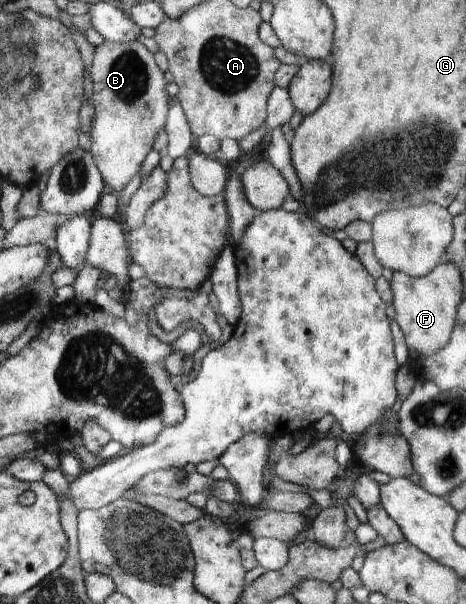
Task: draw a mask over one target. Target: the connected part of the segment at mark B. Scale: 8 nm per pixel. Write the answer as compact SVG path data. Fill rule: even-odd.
M137 39L130 42L114 42L111 40L105 40L102 44L95 47L93 61L89 68L88 73L88 85L89 85L89 99L90 102L94 105L95 115L94 120L90 129L90 137L91 137L91 153L94 157L94 162L97 164L98 170L101 172L103 181L107 187L108 191L115 192L116 195L129 183L129 180L140 171L141 164L143 160L147 157L147 154L153 149L154 141L156 135L164 129L164 125L166 124L166 115L168 109L170 108L168 97L168 91L166 90L166 85L168 81L163 76L163 72L155 59L153 58L153 54Z

